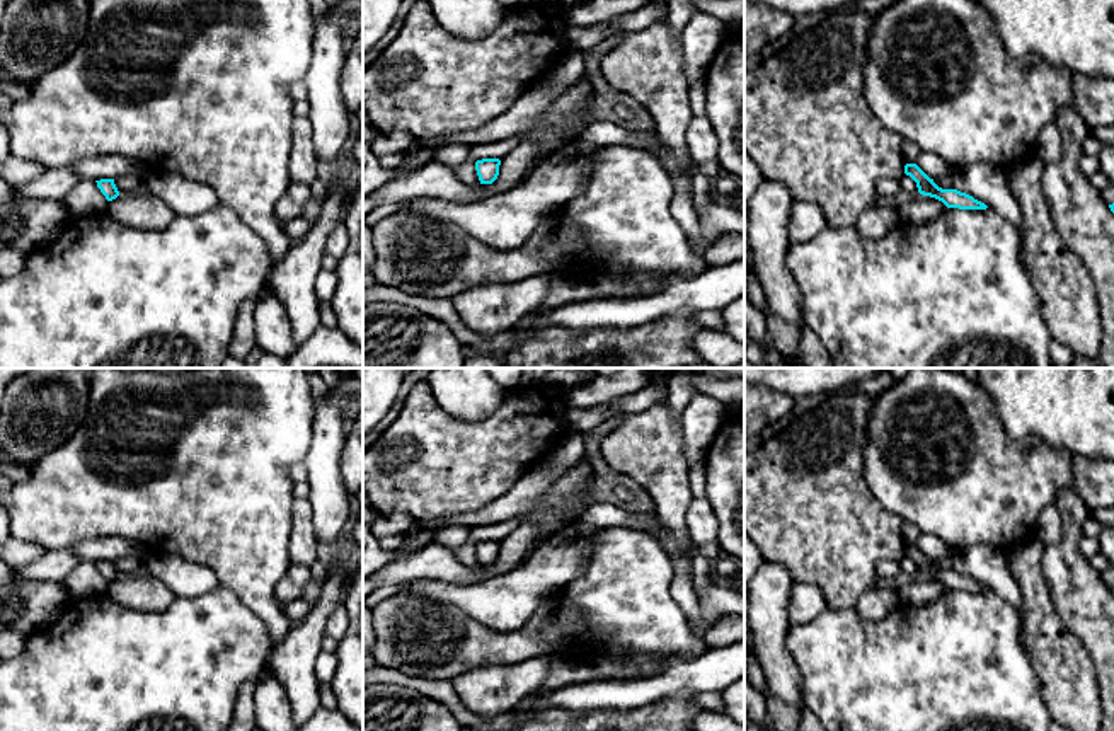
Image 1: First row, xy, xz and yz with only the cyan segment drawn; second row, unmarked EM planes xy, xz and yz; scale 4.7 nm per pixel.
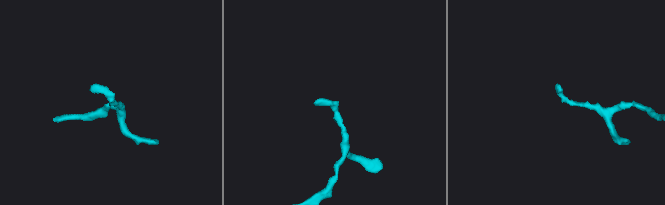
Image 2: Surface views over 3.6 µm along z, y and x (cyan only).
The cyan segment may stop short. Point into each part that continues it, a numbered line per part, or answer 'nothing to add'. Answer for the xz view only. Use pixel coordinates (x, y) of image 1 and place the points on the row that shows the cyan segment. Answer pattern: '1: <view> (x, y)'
nothing to add

